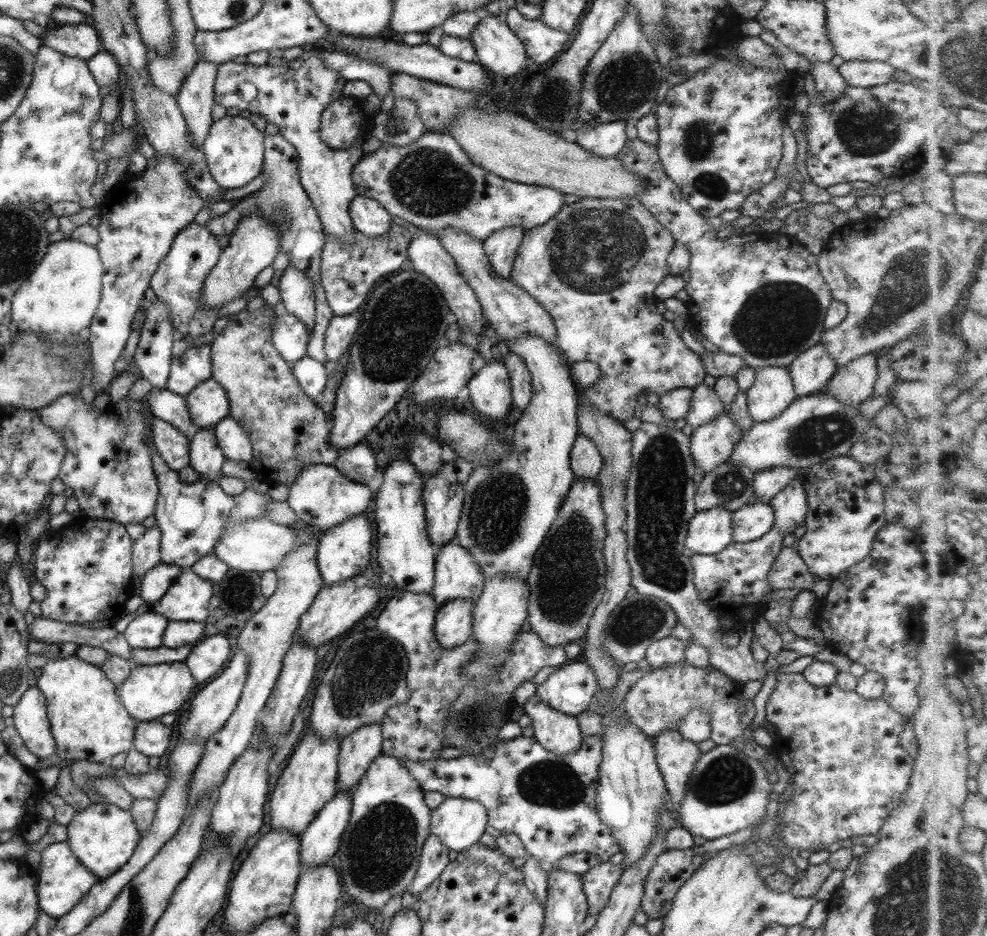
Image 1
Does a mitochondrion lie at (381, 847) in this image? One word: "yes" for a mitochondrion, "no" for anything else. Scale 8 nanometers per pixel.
yes

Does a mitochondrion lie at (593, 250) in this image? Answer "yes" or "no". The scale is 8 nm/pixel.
yes

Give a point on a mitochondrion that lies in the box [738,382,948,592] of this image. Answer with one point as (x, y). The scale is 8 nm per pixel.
(817, 435)

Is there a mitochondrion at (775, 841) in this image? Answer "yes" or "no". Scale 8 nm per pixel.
no

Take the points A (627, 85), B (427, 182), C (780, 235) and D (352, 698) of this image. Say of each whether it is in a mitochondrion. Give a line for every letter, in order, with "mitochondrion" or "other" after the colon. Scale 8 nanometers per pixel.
A: mitochondrion
B: mitochondrion
C: other
D: mitochondrion

